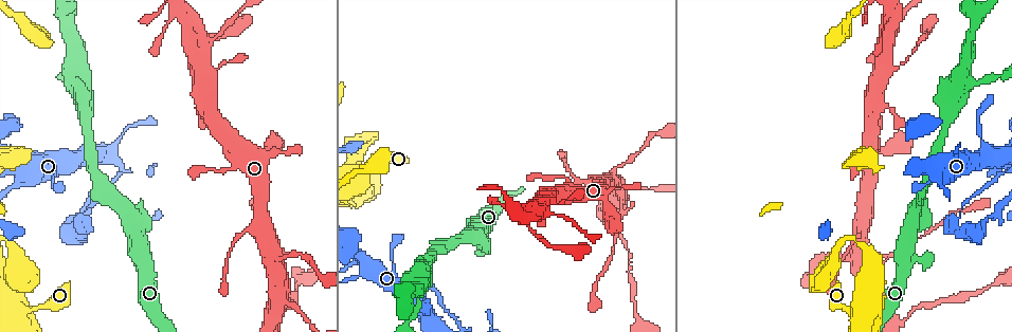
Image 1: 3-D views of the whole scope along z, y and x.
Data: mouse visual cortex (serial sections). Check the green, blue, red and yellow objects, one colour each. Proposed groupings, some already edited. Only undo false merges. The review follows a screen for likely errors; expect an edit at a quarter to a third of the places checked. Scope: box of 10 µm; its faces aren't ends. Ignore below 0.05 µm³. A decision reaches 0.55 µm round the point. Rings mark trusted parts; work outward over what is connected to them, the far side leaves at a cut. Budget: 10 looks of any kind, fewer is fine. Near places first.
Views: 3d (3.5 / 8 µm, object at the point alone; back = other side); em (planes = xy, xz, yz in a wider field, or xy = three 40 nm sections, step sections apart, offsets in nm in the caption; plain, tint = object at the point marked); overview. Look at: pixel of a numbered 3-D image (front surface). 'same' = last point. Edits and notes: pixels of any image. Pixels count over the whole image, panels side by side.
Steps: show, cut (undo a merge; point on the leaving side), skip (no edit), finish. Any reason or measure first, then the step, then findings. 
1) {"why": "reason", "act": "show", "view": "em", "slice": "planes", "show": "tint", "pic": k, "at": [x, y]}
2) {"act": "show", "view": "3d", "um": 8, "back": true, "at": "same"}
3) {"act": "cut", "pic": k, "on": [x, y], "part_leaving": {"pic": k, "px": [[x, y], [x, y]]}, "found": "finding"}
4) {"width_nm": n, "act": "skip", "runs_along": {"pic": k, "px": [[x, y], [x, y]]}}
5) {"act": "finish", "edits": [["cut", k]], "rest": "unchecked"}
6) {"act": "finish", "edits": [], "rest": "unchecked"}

{"why": "calibre changes", "act": "show", "view": "3d", "um": 3.5, "pic": 1, "at": [622, 215]}

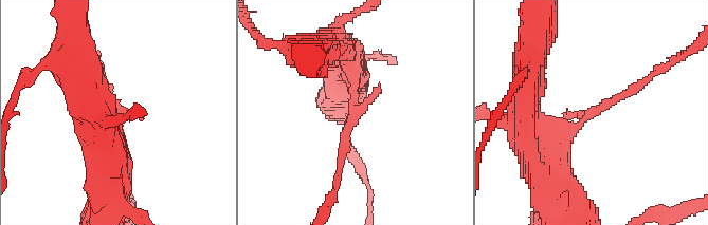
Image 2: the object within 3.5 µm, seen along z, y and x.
{"act": "show", "view": "em", "slice": "xy", "step": 3, "show": "tint", "pic": 2, "at": [352, 110]}

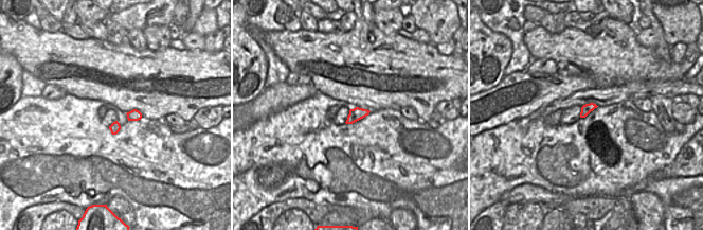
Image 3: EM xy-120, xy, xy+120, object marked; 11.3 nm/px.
{"act": "cut", "pic": 2, "on": [348, 129], "part_leaving": {"pic": 2, "px": [[352, 104], [336, 185]]}, "found": "two cells meet here"}

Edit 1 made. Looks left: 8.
{"why": "abrupt turn", "act": "show", "view": "3d", "um": 3.5, "pic": 1, "at": [903, 262]}

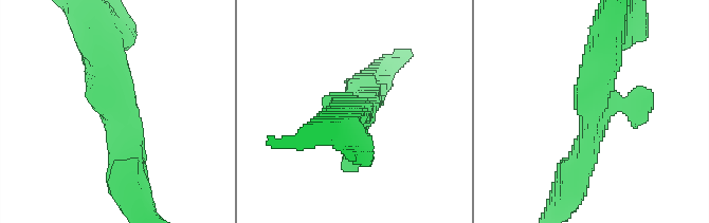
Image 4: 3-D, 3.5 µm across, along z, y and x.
{"act": "show", "view": "em", "slice": "xy", "step": 5, "show": "tint", "pic": 4, "at": [119, 106]}

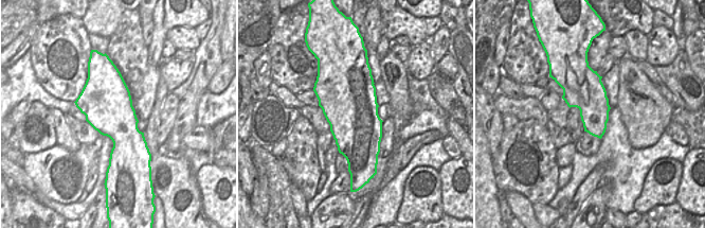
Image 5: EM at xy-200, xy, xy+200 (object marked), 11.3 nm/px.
{"act": "skip", "runs_along": {"pic": 4, "px": [[575, 171], [607, 41]]}, "found": "continuous, no second cell"}

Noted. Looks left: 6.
{"why": "thick turns thin", "act": "show", "view": "3d", "um": 3.5, "back": true, "pic": 1, "at": [910, 312]}

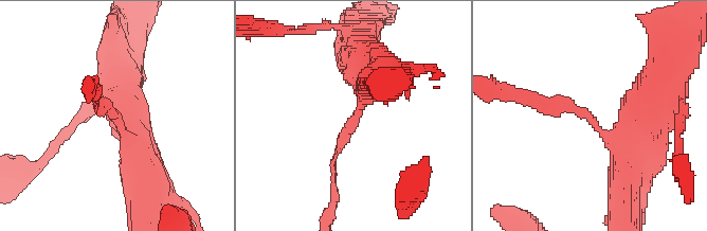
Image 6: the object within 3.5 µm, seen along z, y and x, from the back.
{"arm_widths_nm": [100, 450], "why": "need the tissue", "act": "show", "view": "em", "slice": "xy", "step": 1, "show": "tint", "pic": 6, "at": [353, 117]}

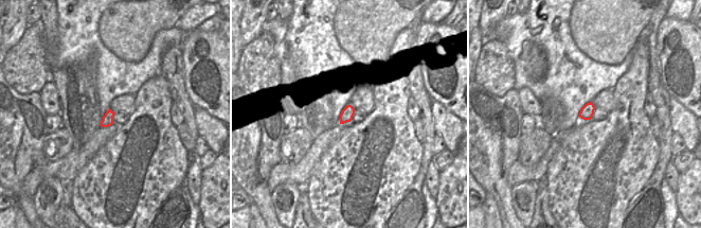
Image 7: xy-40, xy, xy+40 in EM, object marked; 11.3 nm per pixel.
{"act": "skip", "found": "all the same cell"}

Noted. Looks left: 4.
{"act": "show", "view": "3d", "um": 3.5, "pic": 1, "at": [81, 67]}

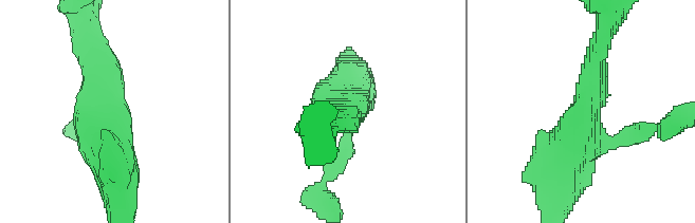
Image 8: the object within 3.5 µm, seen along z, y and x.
{"arms": 3, "arm_widths_nm": [250, 400, 500], "act": "show", "view": "em", "slice": "xy", "step": 1, "show": "tint", "pic": 8, "at": [110, 114]}

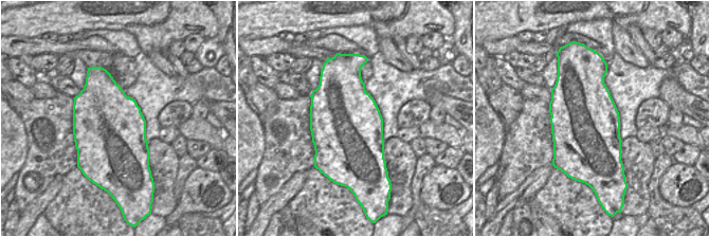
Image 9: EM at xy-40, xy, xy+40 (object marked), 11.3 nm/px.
{"why": "another direction", "act": "show", "view": "em", "slice": "xy", "step": 2, "show": "tint", "at": "same"}

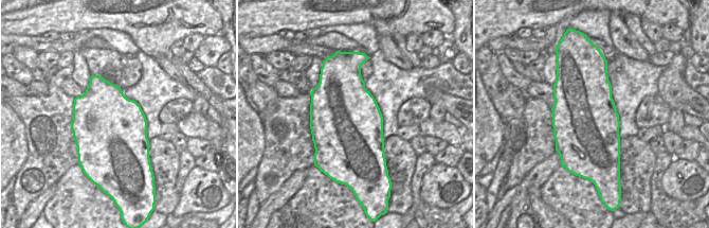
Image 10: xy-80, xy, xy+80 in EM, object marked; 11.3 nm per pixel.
{"act": "skip", "runs_along": {"pic": 8, "px": [[559, 199], [593, 69]]}, "found": "one cell here"}

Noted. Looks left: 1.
{"act": "finish", "edits": [["cut", 2]], "rest": "unchecked"}

